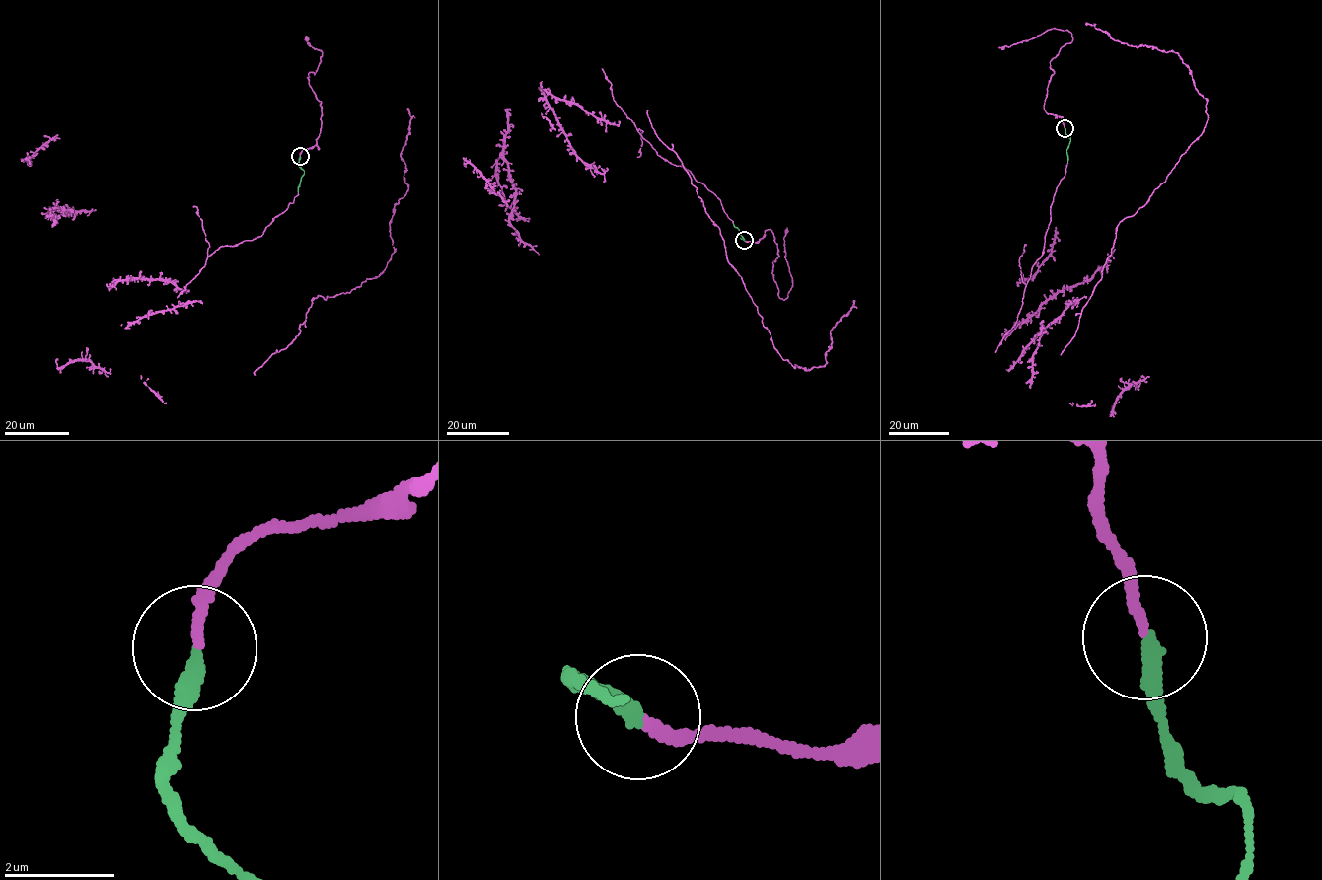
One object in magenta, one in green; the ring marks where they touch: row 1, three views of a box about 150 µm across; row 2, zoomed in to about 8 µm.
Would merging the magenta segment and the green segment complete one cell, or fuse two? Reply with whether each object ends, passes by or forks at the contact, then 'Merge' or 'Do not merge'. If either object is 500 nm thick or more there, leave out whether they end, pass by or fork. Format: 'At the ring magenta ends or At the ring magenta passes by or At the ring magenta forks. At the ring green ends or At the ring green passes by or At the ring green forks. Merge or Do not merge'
At the ring magenta ends. At the ring green ends. Merge

